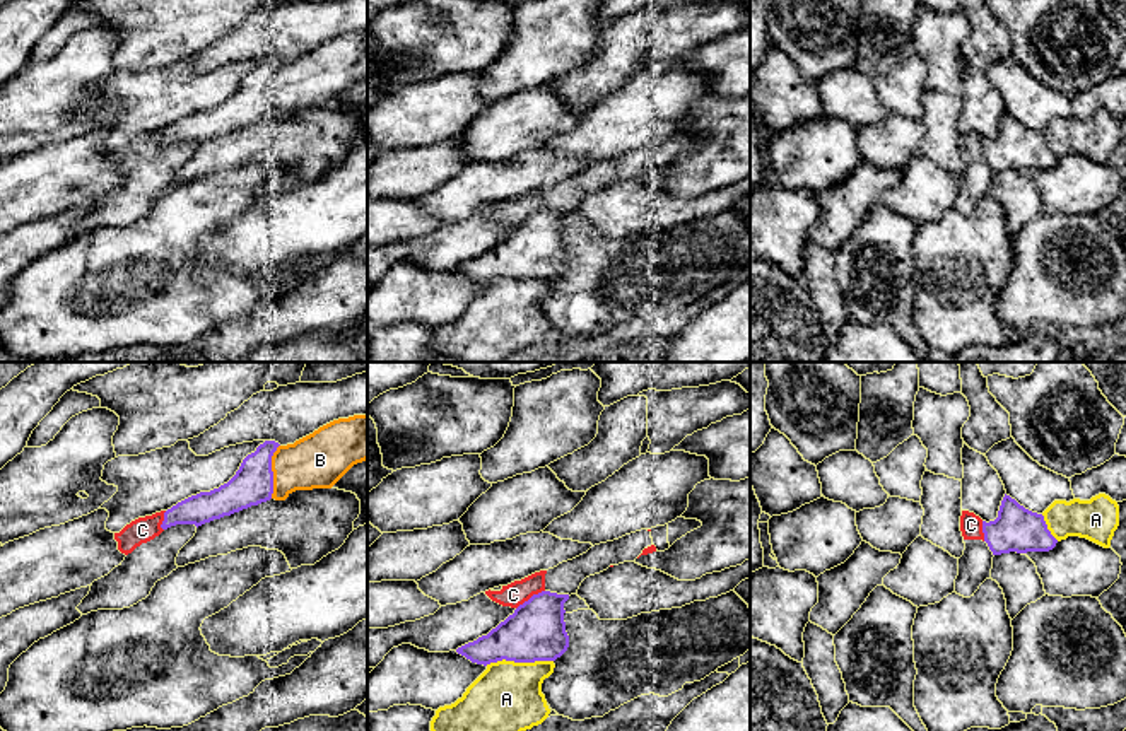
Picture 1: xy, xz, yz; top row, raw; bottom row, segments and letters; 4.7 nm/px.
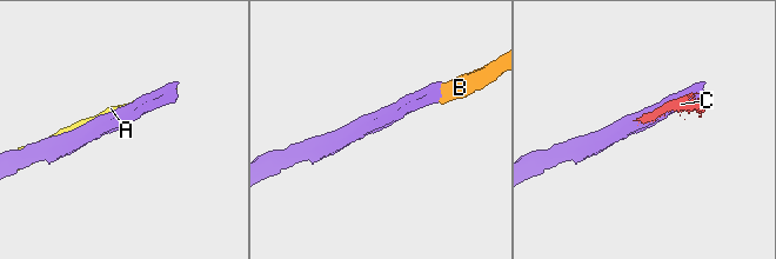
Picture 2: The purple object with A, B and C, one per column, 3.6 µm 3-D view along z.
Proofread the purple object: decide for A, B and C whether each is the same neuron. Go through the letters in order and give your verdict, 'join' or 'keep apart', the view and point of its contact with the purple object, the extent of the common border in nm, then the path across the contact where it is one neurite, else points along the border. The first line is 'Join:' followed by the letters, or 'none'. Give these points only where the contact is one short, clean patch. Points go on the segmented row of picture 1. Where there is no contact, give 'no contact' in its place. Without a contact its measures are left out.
Join: B
A: keep apart; meets purple in xz at (518, 661); contact 320 nm long
B: join; meets purple in xy at (272, 472); contact 260 nm long
C: keep apart; meets purple in xz at (532, 596); contact 160 nm long

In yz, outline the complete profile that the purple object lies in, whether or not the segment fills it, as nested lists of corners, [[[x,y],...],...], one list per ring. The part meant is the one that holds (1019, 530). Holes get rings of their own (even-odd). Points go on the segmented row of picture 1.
[[[1005,494],[998,518],[982,521],[984,541],[993,555],[1049,552],[1058,540],[1047,529],[1042,514],[1032,512]]]

